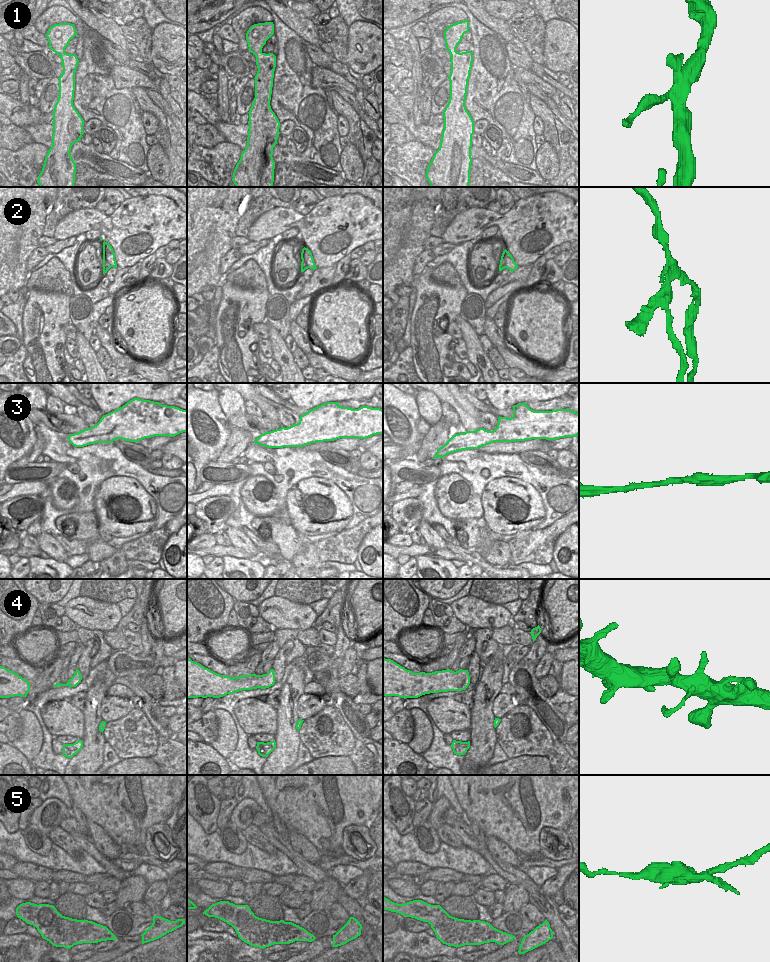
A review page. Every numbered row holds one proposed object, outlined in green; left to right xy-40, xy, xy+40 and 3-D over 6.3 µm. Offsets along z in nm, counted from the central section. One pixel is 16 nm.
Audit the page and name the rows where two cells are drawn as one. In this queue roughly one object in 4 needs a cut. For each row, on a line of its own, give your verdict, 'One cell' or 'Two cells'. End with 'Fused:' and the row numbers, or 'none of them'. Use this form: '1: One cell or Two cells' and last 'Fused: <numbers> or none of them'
1: One cell
2: Two cells
3: One cell
4: One cell
5: Two cells
Fused: 2, 5

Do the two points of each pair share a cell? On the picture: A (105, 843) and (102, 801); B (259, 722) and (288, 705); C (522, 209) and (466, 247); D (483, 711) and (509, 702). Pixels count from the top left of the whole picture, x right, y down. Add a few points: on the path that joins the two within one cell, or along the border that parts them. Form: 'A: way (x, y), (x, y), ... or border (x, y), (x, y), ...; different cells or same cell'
A: border (87, 819), (97, 823), (119, 845); different cells
B: border (276, 710), (276, 732), (274, 734); different cells
C: border (476, 241), (463, 241), (456, 245); different cells
D: border (499, 692), (493, 701), (492, 713), (494, 717); different cells

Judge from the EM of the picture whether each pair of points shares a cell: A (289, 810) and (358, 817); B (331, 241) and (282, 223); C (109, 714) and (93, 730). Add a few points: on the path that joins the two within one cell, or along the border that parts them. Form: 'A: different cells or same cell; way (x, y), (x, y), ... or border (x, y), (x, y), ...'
A: same cell; way (307, 798), (342, 799)
B: same cell; way (319, 230), (303, 222), (294, 222)
C: different cells; border (104, 697), (100, 708), (102, 720)

